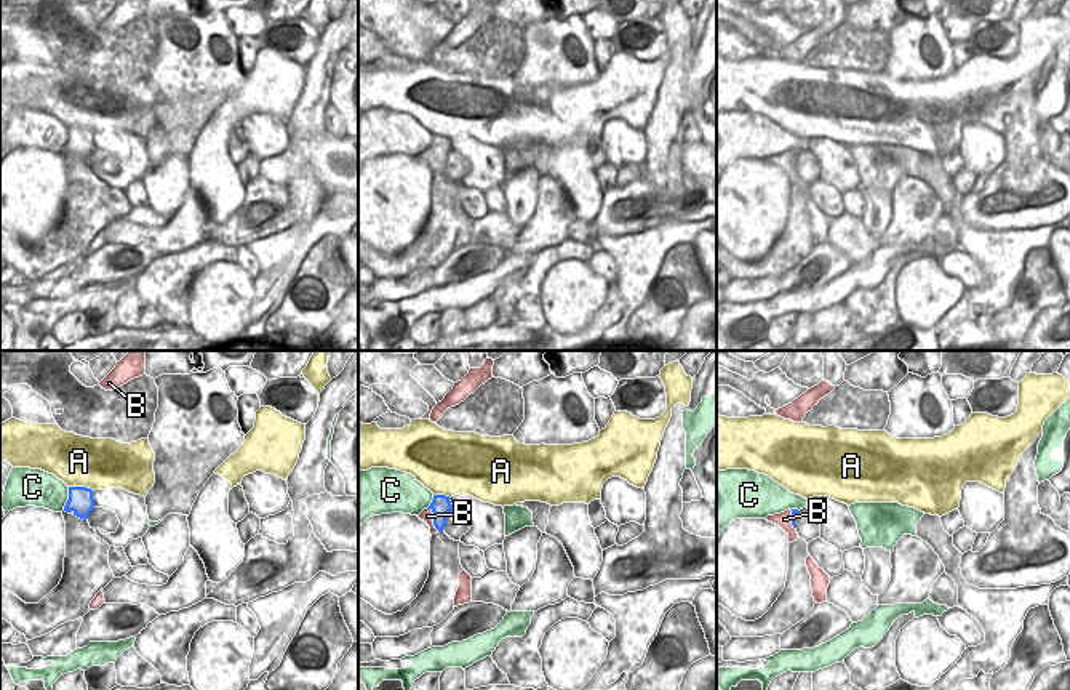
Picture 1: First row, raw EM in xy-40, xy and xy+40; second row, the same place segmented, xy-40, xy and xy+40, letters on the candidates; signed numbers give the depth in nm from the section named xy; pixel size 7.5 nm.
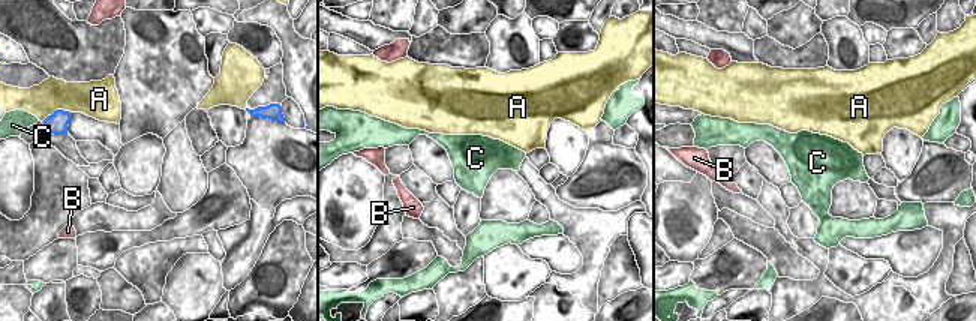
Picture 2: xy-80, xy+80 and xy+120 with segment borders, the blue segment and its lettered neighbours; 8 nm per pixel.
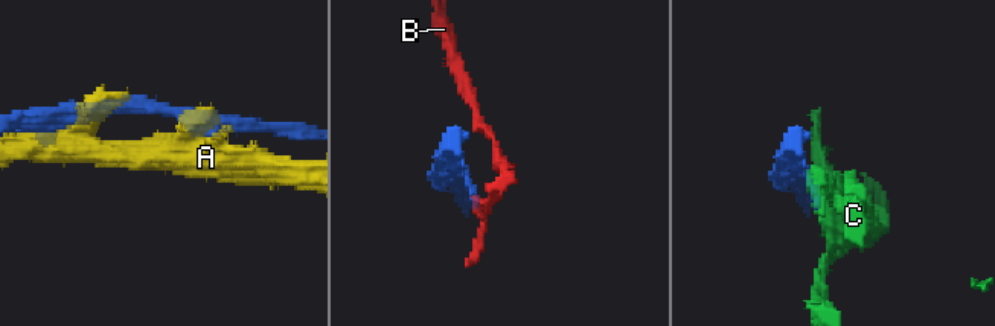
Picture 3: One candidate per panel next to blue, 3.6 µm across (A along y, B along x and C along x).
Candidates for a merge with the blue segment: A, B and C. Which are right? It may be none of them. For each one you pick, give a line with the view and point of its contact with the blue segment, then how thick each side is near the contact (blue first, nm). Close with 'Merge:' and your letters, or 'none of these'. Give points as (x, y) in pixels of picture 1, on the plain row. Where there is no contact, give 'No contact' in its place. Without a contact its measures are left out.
Merge: none of these.

